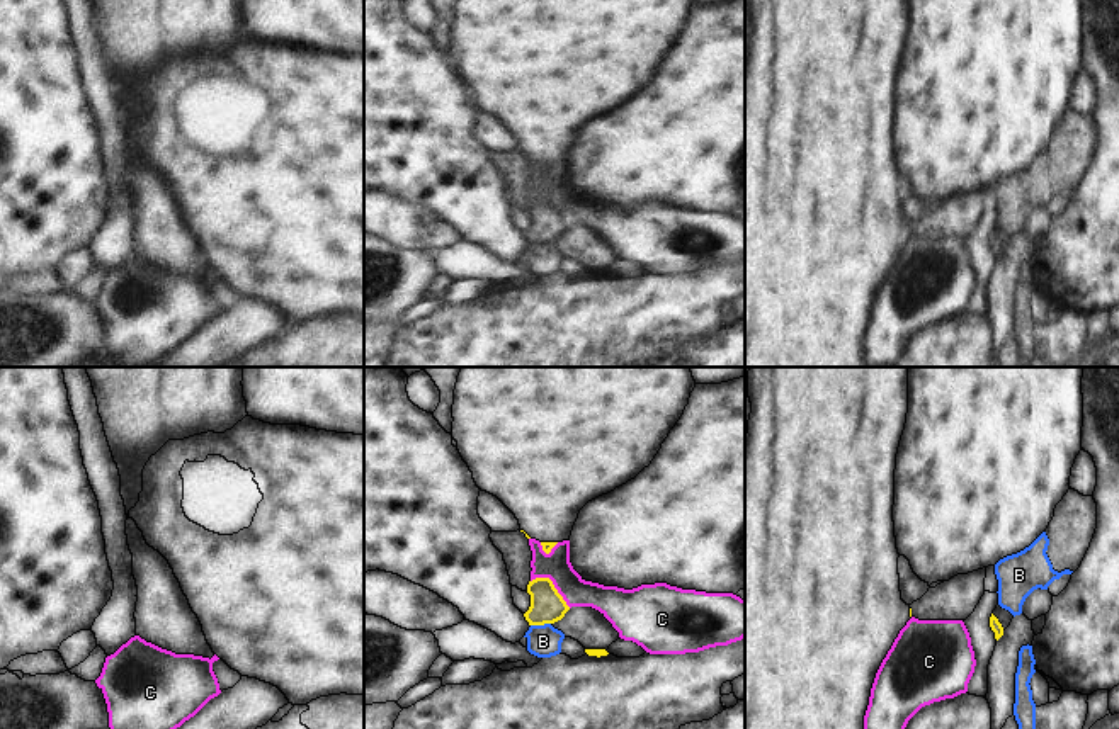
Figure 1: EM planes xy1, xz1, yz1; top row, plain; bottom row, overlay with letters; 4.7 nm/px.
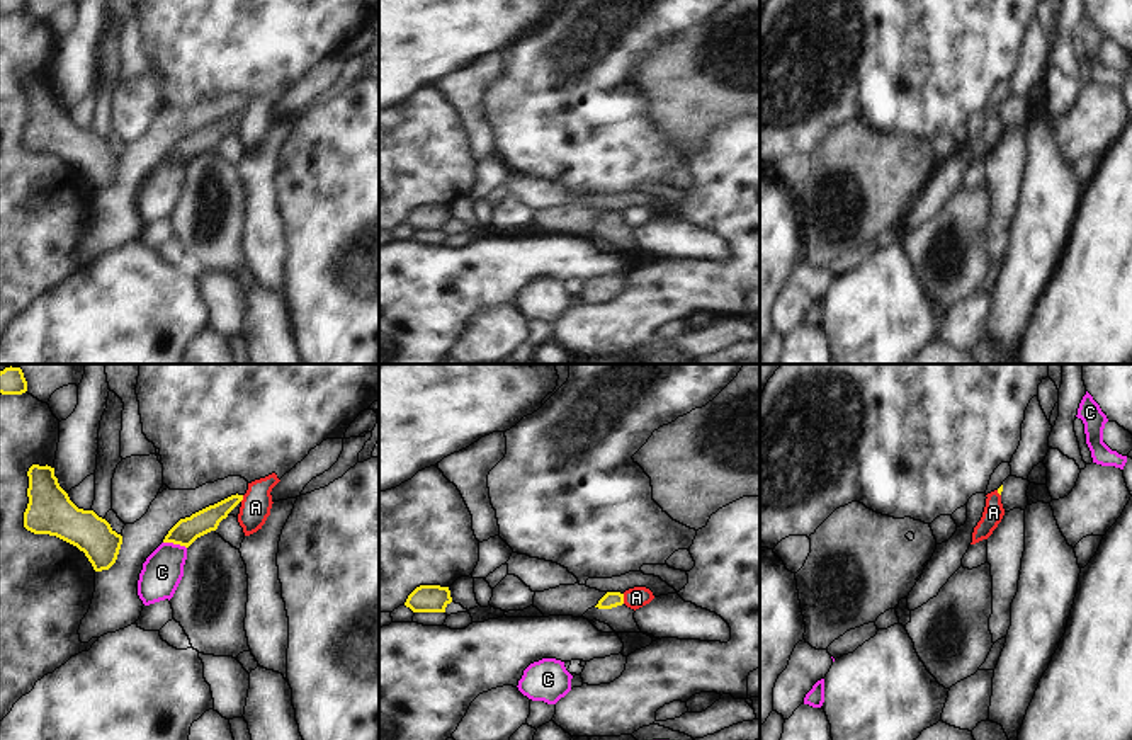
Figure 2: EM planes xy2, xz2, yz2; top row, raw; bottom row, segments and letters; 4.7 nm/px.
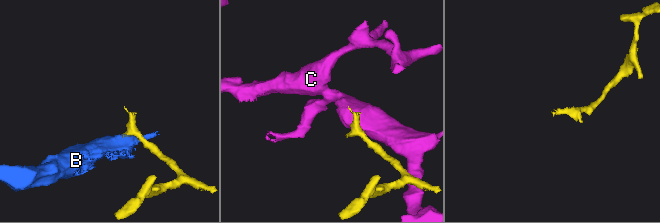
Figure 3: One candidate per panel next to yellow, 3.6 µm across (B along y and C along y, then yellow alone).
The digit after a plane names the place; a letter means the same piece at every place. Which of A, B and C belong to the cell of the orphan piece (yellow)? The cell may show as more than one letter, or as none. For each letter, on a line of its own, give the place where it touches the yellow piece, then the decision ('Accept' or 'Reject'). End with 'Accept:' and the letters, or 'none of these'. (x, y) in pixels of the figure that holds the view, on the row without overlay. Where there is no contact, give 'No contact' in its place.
A: Touches yellow at xz2 (622, 218). Reject
B: Touches yellow at xz1 (539, 243). Reject
C: Touches yellow at xz1 (553, 204). Reject
Accept: none of these

